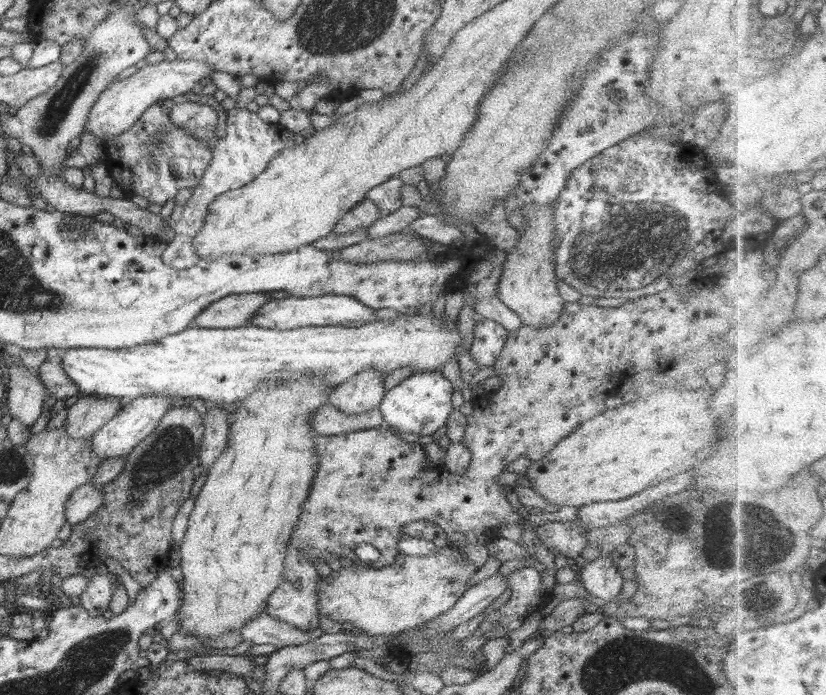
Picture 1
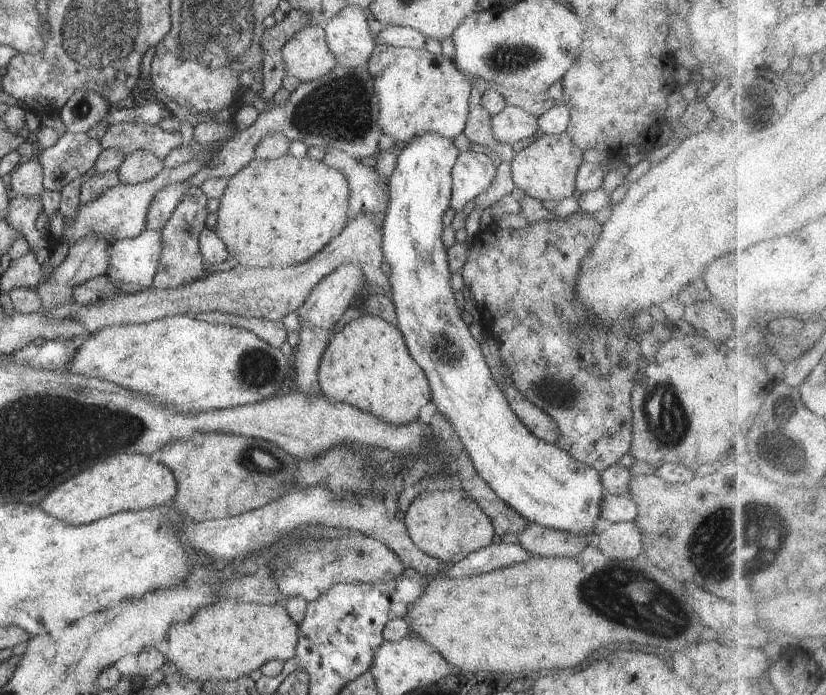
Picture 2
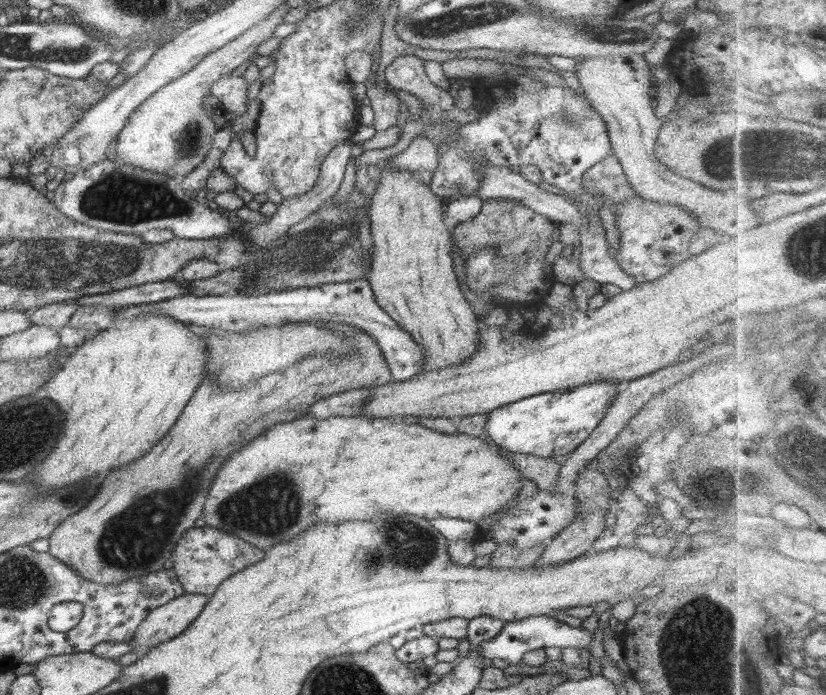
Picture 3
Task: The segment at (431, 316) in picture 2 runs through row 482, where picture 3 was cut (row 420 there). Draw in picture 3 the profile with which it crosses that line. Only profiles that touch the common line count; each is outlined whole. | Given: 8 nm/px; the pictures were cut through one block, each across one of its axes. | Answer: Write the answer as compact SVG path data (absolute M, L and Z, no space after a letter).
M596 381L573 389L530 395L490 411L485 436L508 452L554 459L567 457L594 432L617 393L618 382Z

